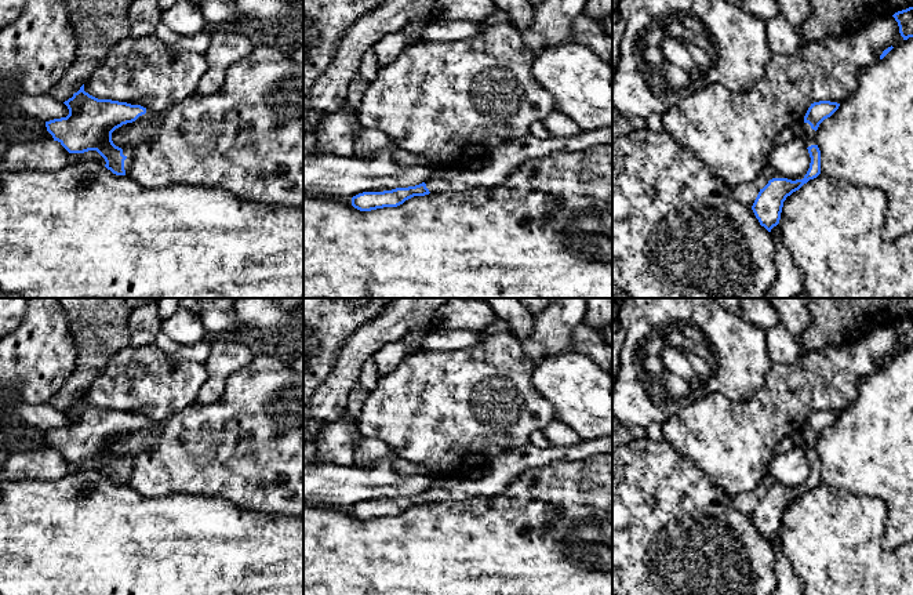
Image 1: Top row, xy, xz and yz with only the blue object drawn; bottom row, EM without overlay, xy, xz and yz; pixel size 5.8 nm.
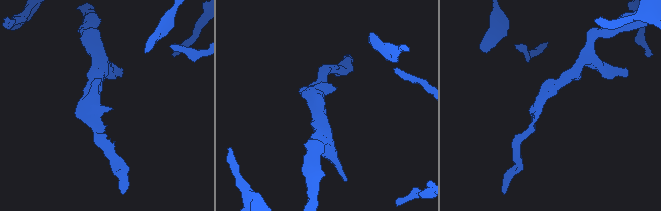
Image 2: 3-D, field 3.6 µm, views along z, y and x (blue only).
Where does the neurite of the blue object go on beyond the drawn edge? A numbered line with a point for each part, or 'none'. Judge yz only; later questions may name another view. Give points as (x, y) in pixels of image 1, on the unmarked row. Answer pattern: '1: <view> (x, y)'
1: yz (810, 443)

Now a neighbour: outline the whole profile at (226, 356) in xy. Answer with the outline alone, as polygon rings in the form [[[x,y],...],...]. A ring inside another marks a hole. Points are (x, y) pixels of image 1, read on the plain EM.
[[[239,338],[218,340],[210,344],[210,355],[203,364],[207,378],[201,384],[194,404],[217,402],[223,393],[228,378],[247,367],[254,358],[251,348]]]

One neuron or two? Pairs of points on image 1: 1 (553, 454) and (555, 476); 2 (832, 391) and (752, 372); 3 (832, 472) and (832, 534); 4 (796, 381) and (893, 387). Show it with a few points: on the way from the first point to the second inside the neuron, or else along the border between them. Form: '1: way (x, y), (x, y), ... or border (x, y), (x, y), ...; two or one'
1: border (585, 459), (557, 460), (522, 472); two
2: border (774, 365), (766, 377), (766, 383), (745, 399); two
3: border (821, 482), (864, 494); two
4: border (881, 369), (859, 381), (857, 398), (841, 413); two

